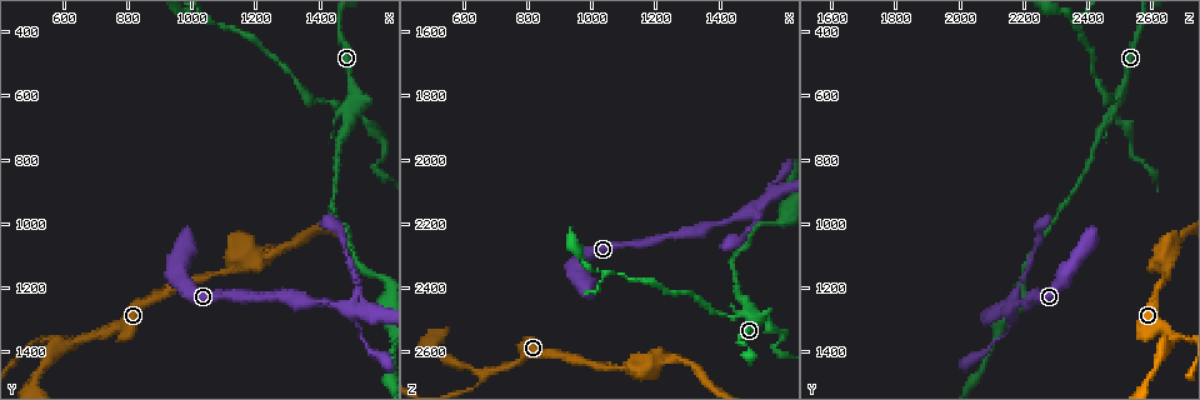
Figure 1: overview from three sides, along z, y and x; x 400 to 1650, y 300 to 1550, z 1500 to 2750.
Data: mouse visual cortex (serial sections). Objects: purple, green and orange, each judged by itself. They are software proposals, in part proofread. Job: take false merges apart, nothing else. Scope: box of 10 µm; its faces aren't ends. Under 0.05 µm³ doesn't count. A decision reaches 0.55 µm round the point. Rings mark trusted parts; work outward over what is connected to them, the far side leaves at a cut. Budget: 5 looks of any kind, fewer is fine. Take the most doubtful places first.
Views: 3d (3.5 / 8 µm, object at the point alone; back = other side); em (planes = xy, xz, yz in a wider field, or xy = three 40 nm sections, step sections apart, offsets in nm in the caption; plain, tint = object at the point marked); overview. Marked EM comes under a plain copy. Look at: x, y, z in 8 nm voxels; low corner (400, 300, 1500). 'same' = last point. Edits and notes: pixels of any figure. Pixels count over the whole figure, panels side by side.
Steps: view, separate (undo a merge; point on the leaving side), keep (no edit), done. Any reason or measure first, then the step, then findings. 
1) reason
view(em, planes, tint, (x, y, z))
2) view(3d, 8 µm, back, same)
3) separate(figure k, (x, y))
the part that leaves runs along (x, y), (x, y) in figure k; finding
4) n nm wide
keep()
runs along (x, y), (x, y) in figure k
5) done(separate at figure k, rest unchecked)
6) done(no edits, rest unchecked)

branch point
view(3d, 3.5 µm, (650, 1360, 2670))

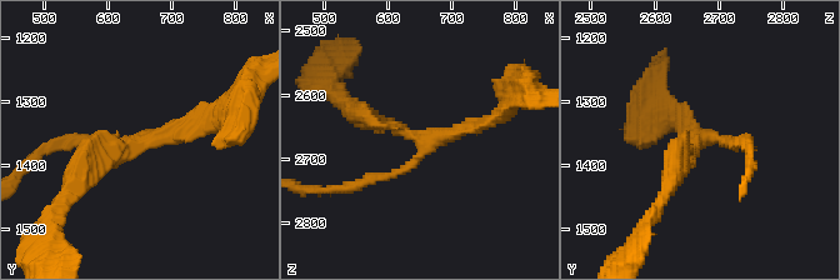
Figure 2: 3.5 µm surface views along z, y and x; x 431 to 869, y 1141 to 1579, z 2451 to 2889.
3 arms; arms of 150, 200, 200 nm
view(em, xy, step 3, tint, (660, 1360, 2675))

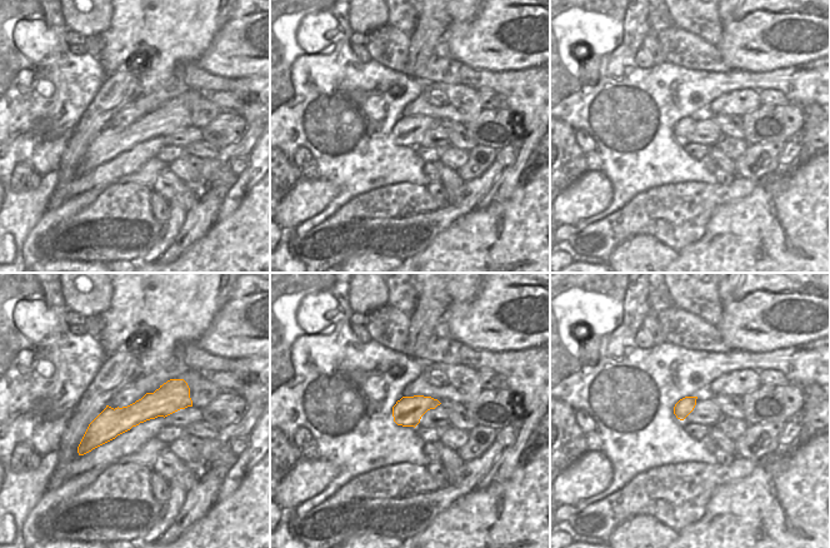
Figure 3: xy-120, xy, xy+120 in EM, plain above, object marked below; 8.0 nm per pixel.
keep()
runs along (184, 385), (111, 422), (80, 449) in figure 3; one cell here

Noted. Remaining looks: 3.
thin neck
view(3d, 3.5 µm, back, (1450, 630, 2480))

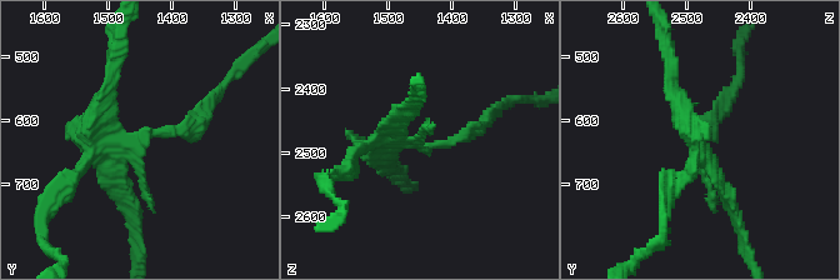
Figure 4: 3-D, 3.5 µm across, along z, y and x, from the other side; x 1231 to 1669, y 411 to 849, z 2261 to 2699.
view(em, xy, step 5, tint, (1450, 635, 2490))

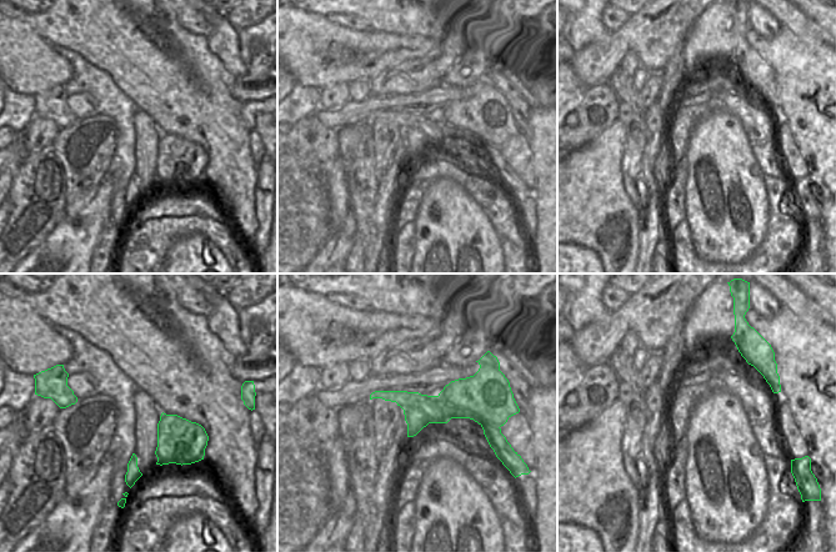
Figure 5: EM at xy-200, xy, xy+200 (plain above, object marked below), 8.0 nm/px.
260 nm wide
separate(figure 4, (170, 131))
the part that leaves runs along (119, 141), (188, 130), (214, 95) in figure 4; a second cell is stuck on

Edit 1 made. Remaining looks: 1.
done(separate at figure 4, rest unchecked)

